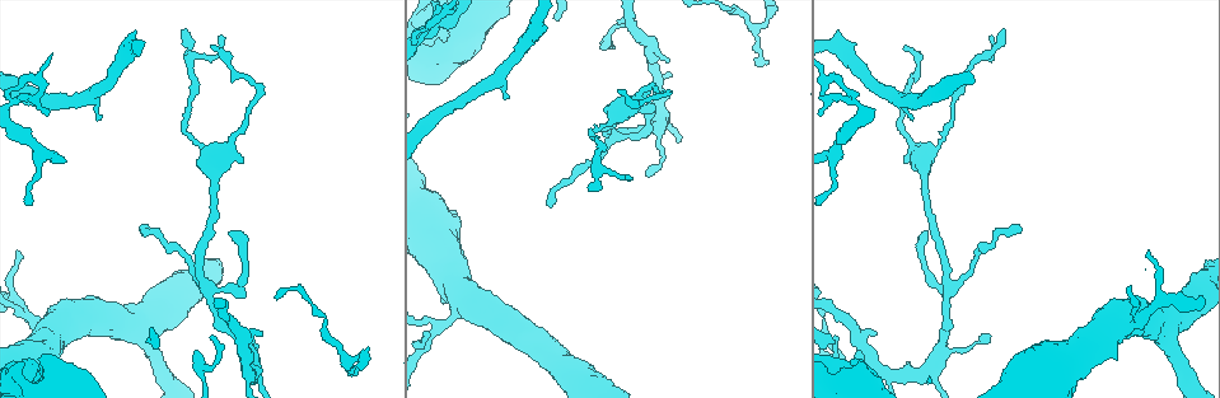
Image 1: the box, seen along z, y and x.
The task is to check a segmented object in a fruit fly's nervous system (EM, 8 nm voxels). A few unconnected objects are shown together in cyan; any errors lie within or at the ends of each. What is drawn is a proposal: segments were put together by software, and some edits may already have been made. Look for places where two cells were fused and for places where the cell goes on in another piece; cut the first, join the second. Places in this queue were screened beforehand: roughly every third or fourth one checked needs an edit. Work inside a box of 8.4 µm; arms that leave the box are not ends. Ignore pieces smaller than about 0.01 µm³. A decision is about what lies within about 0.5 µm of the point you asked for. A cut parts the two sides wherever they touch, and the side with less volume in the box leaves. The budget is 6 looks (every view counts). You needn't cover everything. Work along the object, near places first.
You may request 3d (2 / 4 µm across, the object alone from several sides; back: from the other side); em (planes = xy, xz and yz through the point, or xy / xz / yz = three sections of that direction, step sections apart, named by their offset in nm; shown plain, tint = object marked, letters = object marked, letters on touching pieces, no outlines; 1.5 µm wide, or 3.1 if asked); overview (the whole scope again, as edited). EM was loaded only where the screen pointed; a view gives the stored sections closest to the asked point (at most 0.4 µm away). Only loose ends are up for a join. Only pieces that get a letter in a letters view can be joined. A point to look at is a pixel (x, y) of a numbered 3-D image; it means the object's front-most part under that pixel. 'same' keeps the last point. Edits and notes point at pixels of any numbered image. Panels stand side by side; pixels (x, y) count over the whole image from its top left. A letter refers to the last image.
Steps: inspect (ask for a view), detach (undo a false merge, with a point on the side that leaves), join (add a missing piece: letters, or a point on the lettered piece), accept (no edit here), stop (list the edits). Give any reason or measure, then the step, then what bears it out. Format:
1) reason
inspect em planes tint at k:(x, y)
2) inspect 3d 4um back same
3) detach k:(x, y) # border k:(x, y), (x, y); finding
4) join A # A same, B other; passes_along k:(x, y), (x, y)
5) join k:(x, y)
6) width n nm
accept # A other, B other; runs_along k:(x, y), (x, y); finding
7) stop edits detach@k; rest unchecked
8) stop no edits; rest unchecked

branch stops here
inspect 3d 2um at 1:(141, 228)

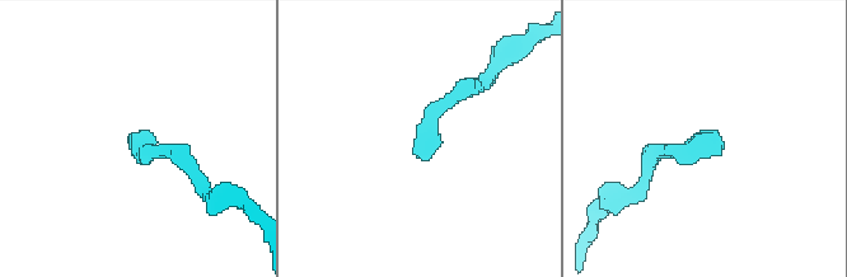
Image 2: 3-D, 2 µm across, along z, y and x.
inspect em planes letters at 2:(414, 154)

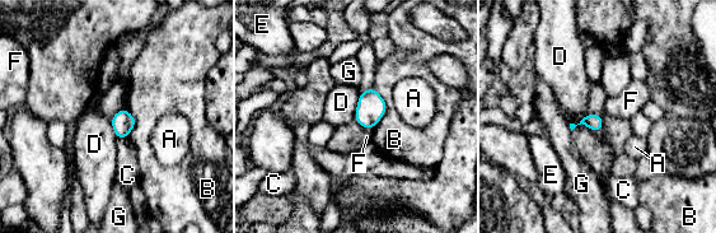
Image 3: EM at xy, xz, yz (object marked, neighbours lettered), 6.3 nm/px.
accept # A other, B other, C other, D other, E other, F other, G other; border 3:(570, 122), (594, 131), (603, 127); none of them fits

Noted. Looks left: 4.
small branch off a trunk
inspect 3d 4um at 1:(456, 315)

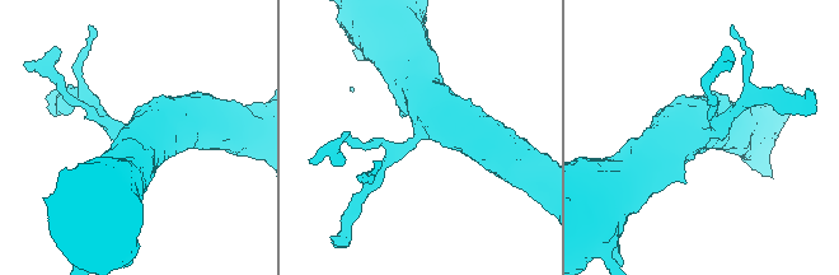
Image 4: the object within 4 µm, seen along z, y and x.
inspect em planes letters at 4:(421, 131)

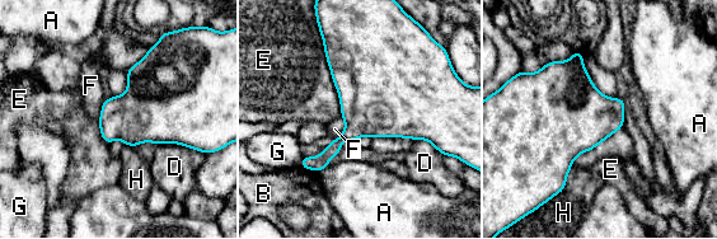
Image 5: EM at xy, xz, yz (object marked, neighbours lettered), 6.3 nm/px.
width 360 nm
accept # A other, B other, D other, E other, F other, G other, H other; border 5:(341, 116), (343, 131), (333, 139); one cell here

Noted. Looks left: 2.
stop no edits; rest unchecked

